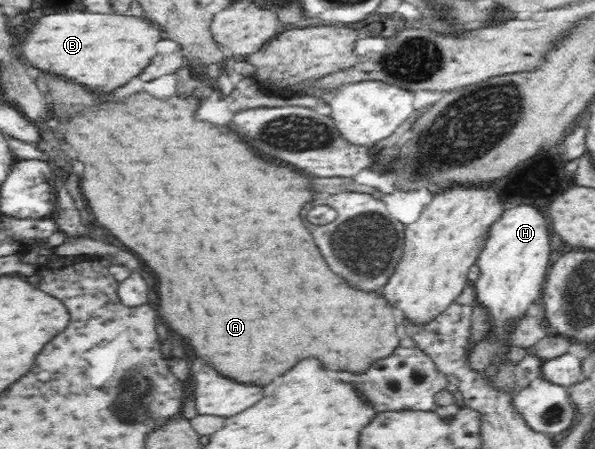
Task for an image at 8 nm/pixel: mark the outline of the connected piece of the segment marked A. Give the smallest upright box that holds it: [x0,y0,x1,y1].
[35,70,399,384]

